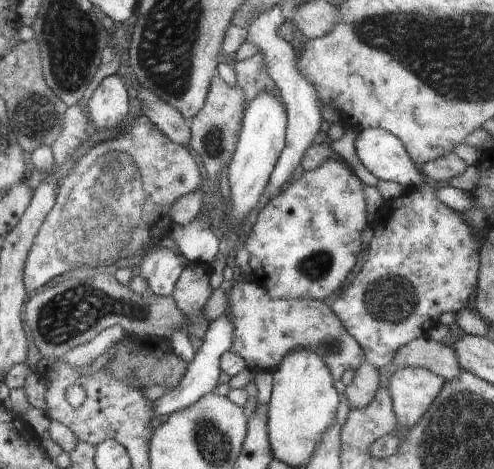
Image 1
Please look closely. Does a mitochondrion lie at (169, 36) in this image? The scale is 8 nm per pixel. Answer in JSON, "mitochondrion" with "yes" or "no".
{"mitochondrion":"yes"}

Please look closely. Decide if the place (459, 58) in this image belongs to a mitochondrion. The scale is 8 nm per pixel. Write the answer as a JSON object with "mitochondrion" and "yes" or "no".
{"mitochondrion":"yes"}

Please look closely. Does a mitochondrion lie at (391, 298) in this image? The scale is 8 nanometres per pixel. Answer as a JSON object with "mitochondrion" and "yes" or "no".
{"mitochondrion":"yes"}

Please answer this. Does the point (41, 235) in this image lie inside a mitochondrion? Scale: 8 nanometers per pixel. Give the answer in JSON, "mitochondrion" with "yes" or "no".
{"mitochondrion":"no"}

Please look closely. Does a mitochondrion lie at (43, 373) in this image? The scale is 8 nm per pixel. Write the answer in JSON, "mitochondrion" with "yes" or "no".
{"mitochondrion":"no"}

